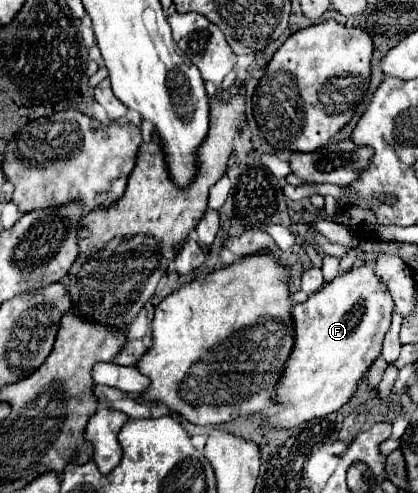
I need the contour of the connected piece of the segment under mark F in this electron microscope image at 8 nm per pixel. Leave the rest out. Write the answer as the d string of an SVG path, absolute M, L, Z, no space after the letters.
M371 261L335 277L305 303L297 303L291 309L295 347L283 367L279 387L275 387L275 403L281 405L281 411L265 417L263 423L273 429L291 429L303 421L339 411L355 395L363 373L381 353L391 313L393 299L375 277Z

